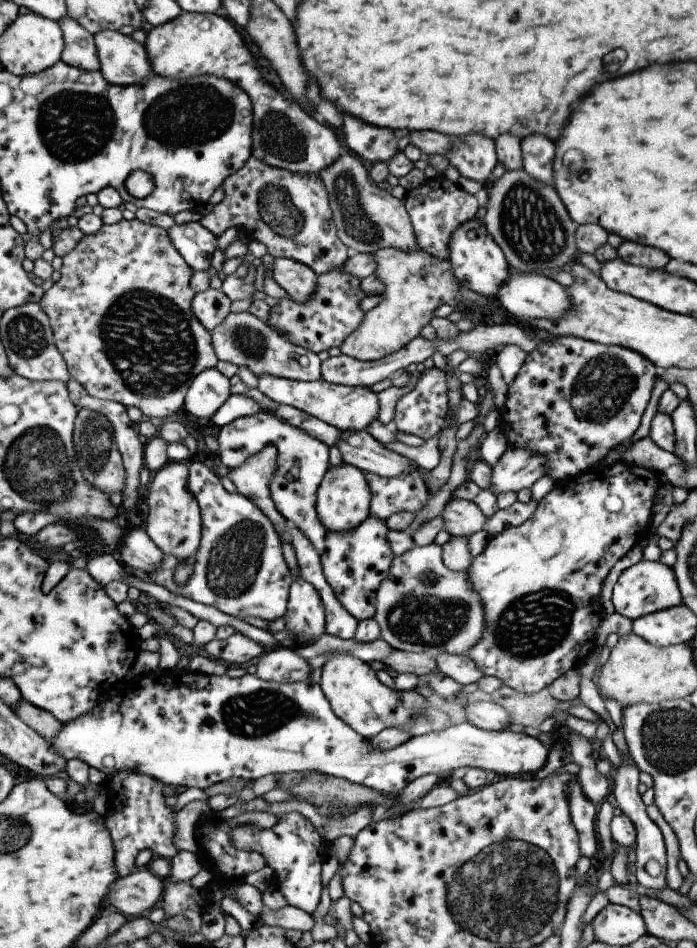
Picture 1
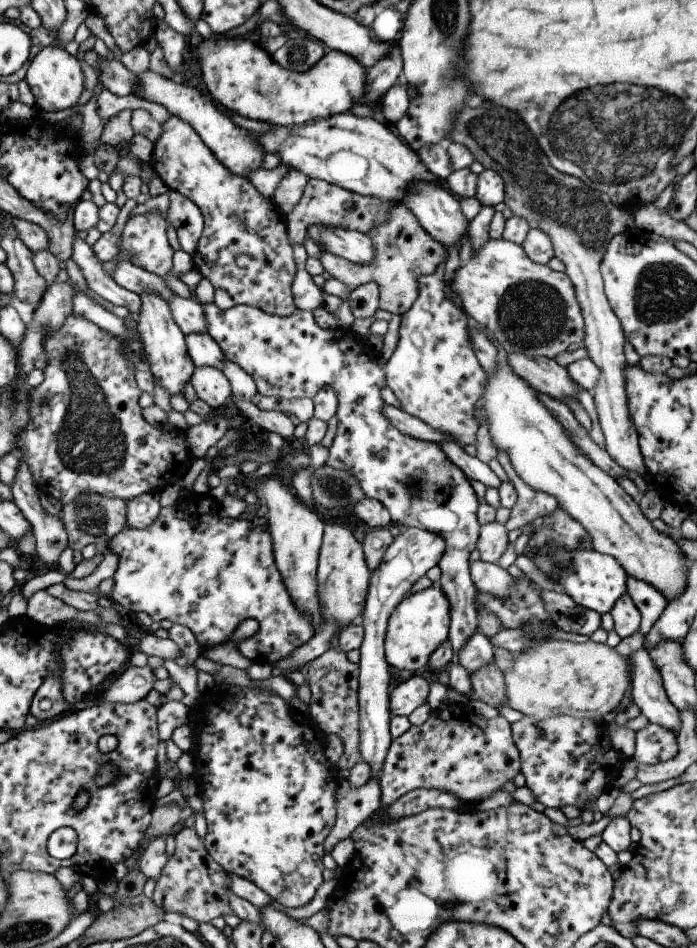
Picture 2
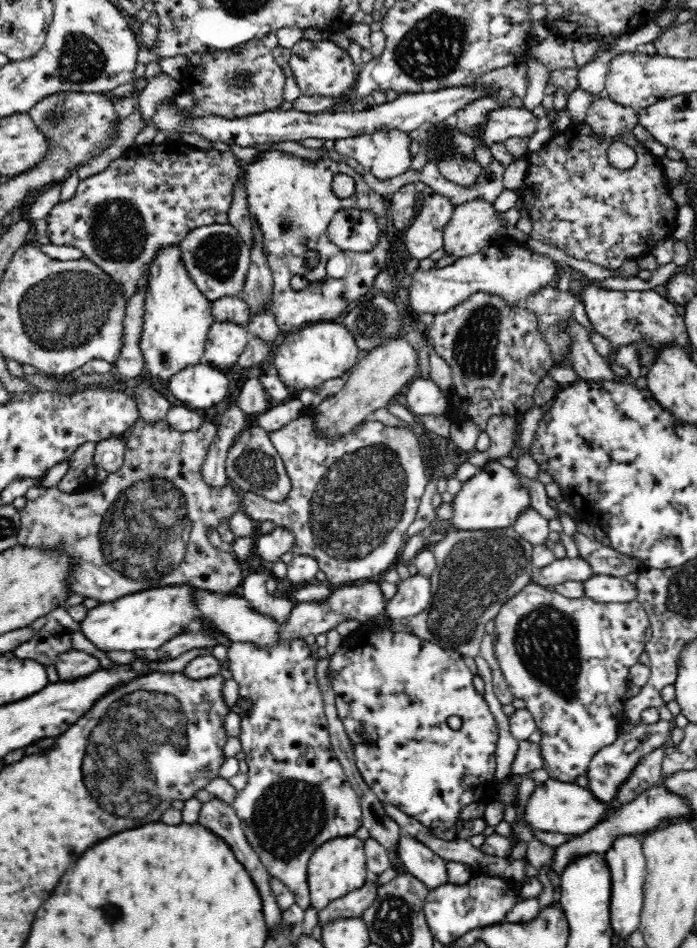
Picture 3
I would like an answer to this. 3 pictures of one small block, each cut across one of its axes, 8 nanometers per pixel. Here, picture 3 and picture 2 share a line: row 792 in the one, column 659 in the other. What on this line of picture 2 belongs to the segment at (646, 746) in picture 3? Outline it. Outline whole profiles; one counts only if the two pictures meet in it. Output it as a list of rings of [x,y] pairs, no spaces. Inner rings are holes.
[[[627,575],[625,593],[633,602],[641,618],[639,634],[645,636],[668,604],[667,598],[647,582]]]

